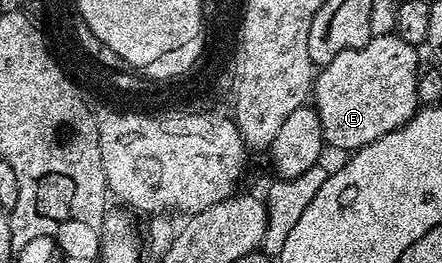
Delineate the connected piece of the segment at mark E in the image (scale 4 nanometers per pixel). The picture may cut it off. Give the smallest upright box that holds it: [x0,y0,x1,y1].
[313,33,421,153]

